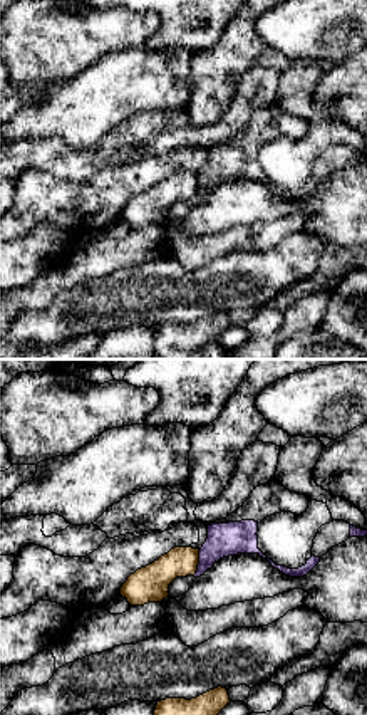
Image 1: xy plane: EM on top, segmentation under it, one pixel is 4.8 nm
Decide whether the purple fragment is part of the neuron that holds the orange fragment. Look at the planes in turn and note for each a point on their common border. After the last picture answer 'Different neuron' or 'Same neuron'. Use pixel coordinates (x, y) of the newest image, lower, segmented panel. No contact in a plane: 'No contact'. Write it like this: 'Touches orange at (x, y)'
Touches orange at (198, 563)

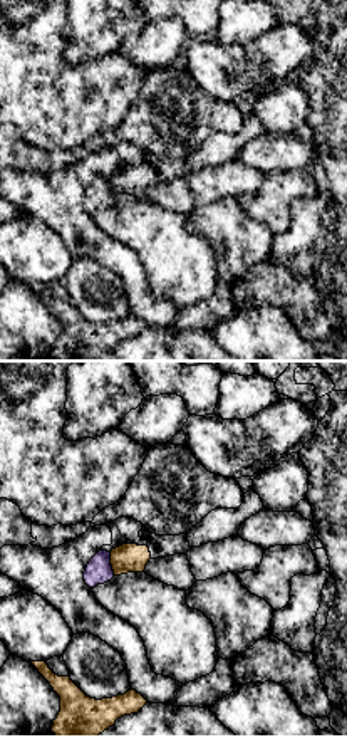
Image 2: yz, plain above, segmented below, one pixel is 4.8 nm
Touches orange at (111, 564)

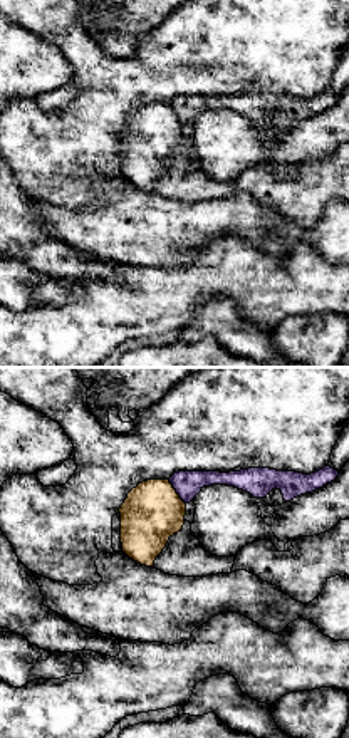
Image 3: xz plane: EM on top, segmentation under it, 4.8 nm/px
Touches orange at (175, 492)

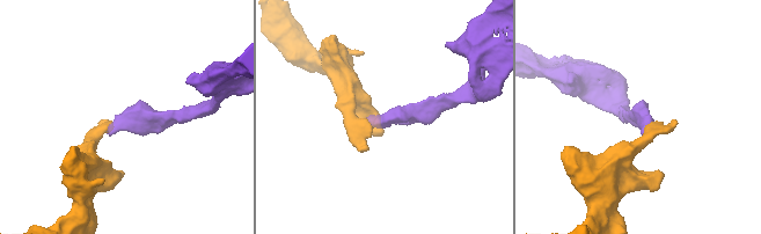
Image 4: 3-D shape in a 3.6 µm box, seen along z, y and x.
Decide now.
Different neuron

